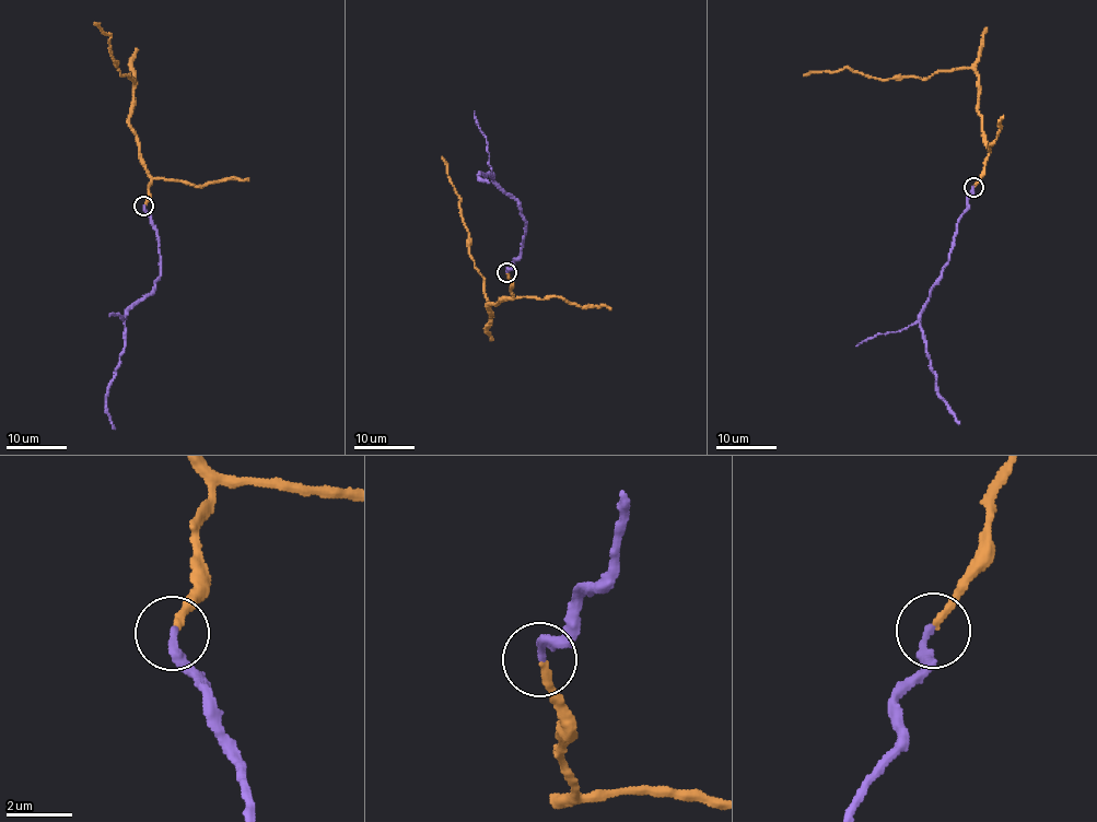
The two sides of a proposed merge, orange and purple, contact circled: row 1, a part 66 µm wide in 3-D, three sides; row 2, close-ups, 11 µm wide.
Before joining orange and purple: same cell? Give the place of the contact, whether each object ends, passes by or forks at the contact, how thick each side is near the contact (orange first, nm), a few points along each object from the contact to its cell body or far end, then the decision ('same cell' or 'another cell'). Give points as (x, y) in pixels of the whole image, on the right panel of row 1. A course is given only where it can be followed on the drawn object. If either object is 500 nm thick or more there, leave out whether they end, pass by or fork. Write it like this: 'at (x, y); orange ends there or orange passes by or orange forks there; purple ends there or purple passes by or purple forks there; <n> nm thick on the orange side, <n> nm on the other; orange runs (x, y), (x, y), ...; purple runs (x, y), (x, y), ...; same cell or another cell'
at (973, 187); orange ends there; purple ends there; 200 nm thick on the orange side, 240 nm on the other; orange runs (975, 186), (989, 148), (978, 107), (978, 74), (970, 67), (923, 79), (882, 79), (845, 68), (803, 75); purple runs (973, 186), (968, 208), (960, 218), (949, 260), (921, 314), (925, 352), (935, 376), (938, 395), (960, 423); same cell

